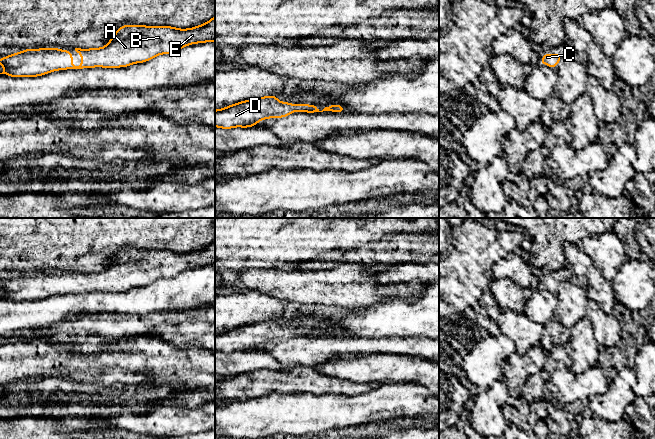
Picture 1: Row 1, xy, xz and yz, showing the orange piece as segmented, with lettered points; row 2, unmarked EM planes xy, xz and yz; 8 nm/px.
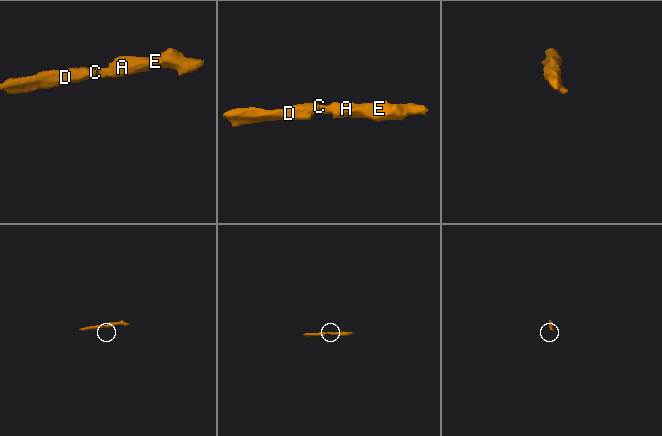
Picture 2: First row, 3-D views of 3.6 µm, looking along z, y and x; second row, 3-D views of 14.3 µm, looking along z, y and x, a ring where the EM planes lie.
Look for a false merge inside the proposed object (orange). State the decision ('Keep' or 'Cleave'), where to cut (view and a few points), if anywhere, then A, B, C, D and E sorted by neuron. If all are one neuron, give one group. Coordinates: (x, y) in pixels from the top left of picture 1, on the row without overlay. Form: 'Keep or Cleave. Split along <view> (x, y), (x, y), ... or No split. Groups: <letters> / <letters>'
Keep. No split. Groups: A B C D E

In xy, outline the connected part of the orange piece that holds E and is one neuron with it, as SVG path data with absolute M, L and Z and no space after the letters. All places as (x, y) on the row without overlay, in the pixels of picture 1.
M215 240L207 247L188 253L127 248L121 250L109 264L109 267L102 272L75 272L75 275L82 280L82 288L79 290L71 287L73 279L68 274L60 274L55 271L51 273L39 272L37 274L25 273L0 283L0 288L4 292L4 295L0 298L12 301L36 301L66 293L127 291L131 288L149 285L160 278L172 278L190 268L204 266L215 266Z

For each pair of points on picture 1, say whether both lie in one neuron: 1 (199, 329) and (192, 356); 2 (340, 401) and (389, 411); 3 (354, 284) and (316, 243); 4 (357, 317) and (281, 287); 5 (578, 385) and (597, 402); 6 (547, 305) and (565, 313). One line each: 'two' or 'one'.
1: two
2: one
3: two
4: two
5: two
6: two

